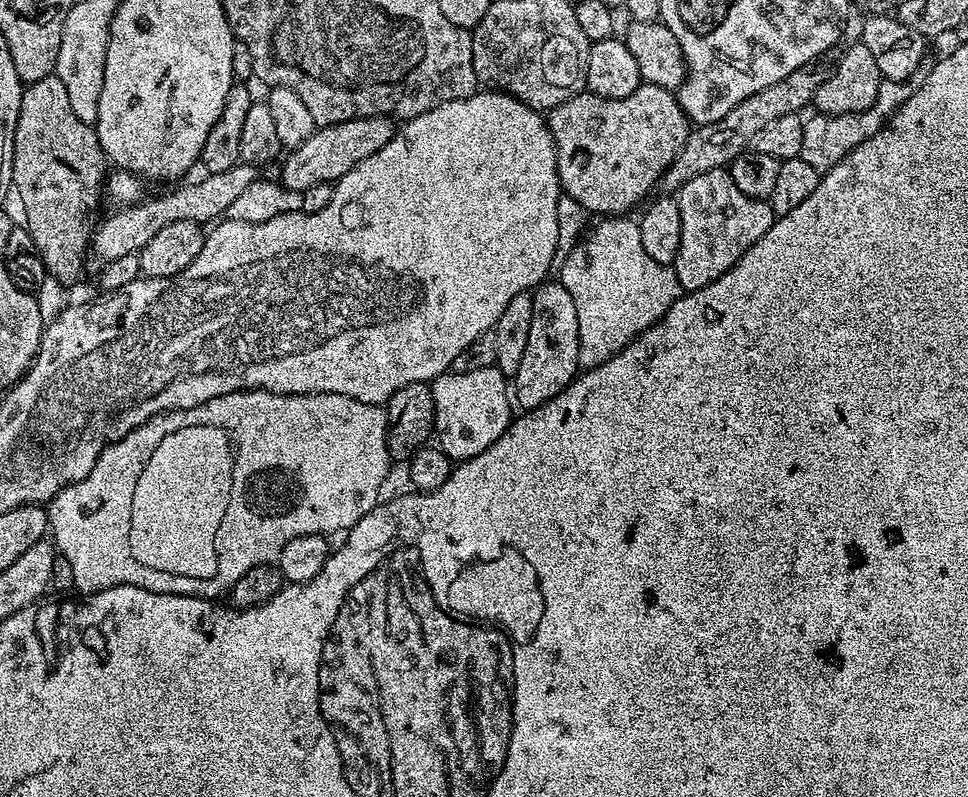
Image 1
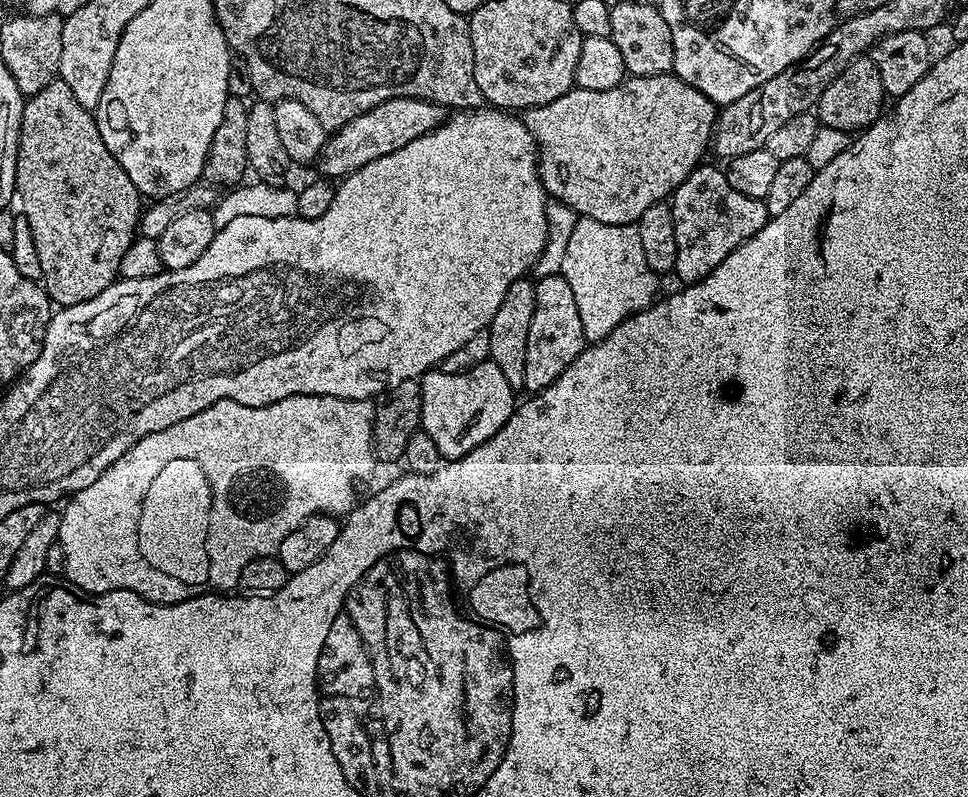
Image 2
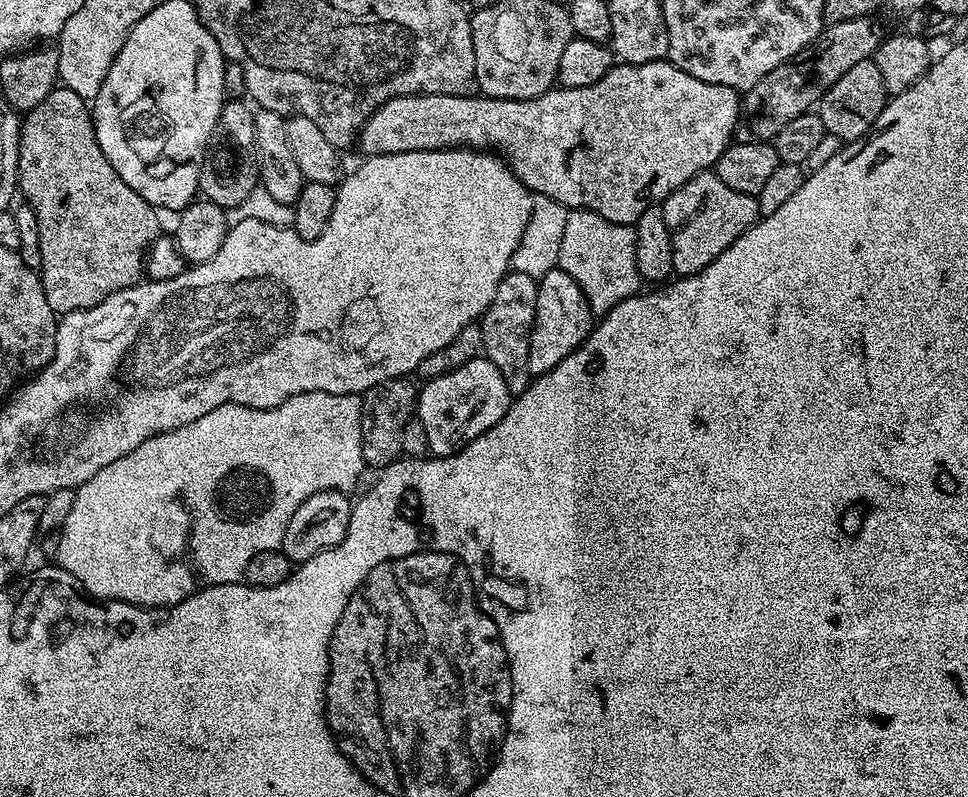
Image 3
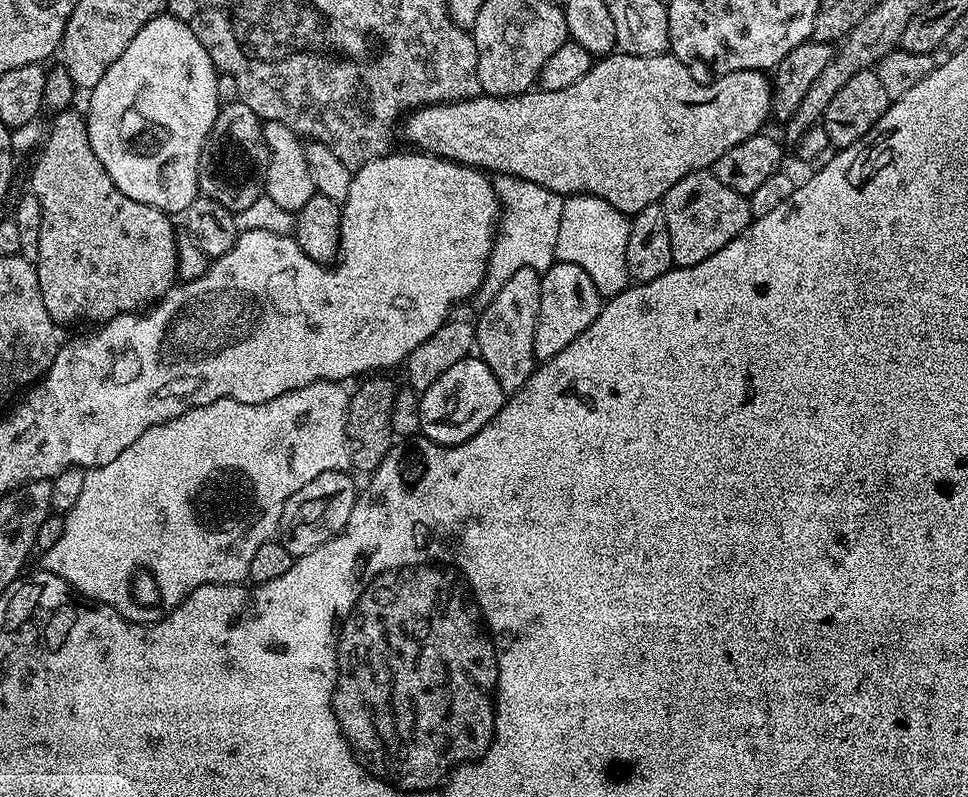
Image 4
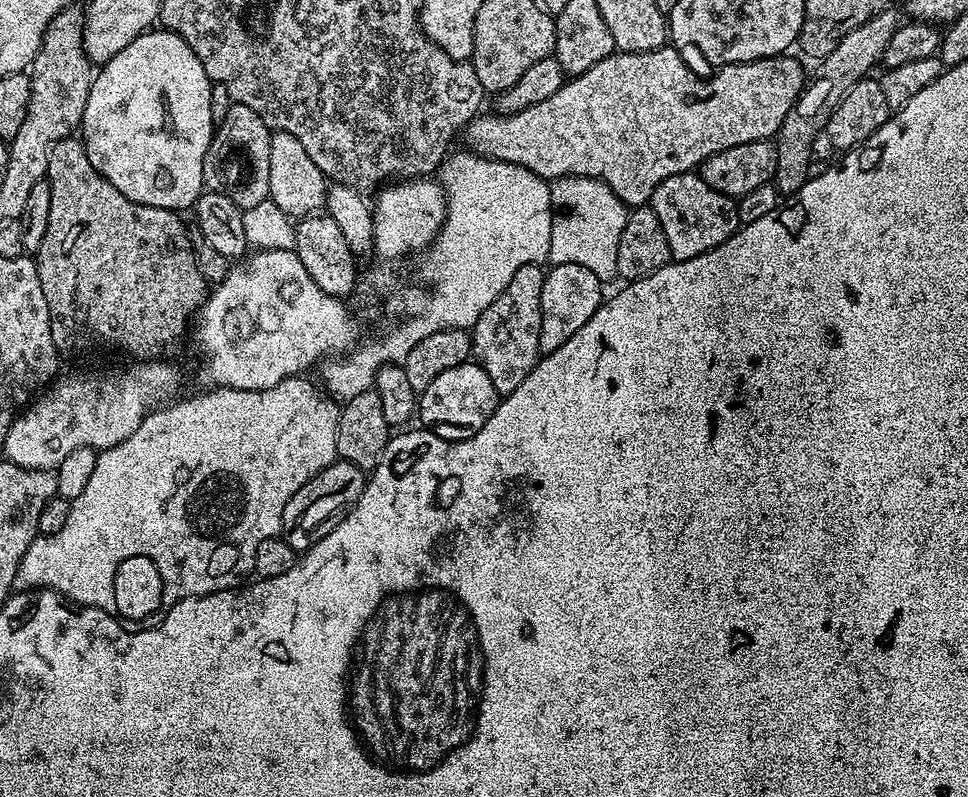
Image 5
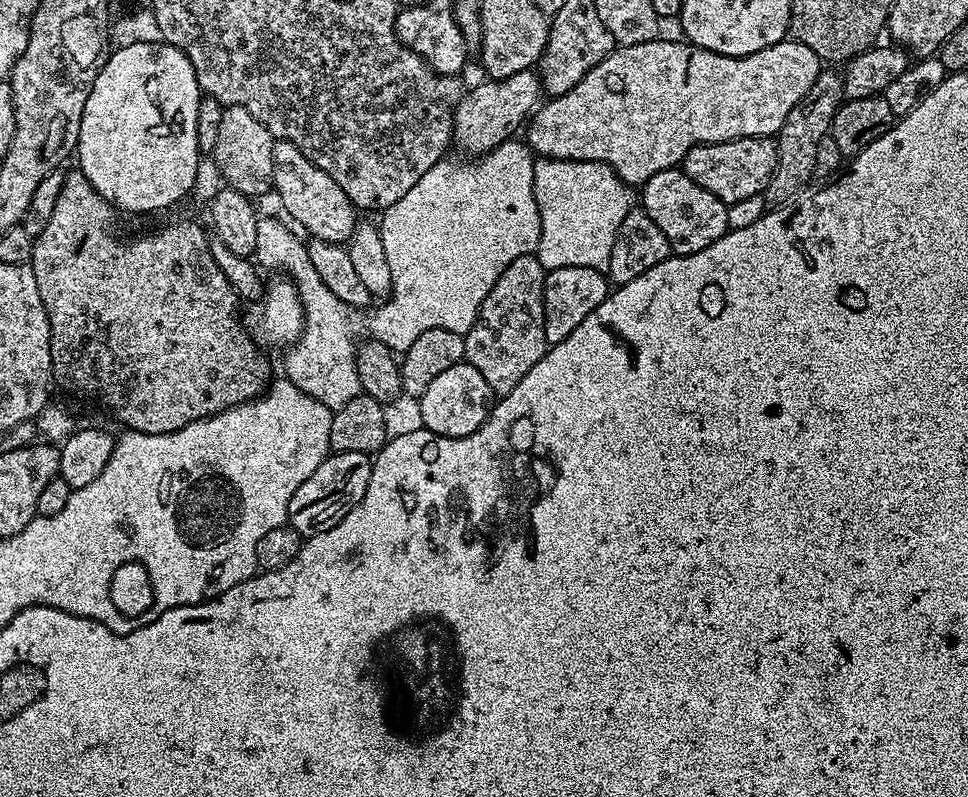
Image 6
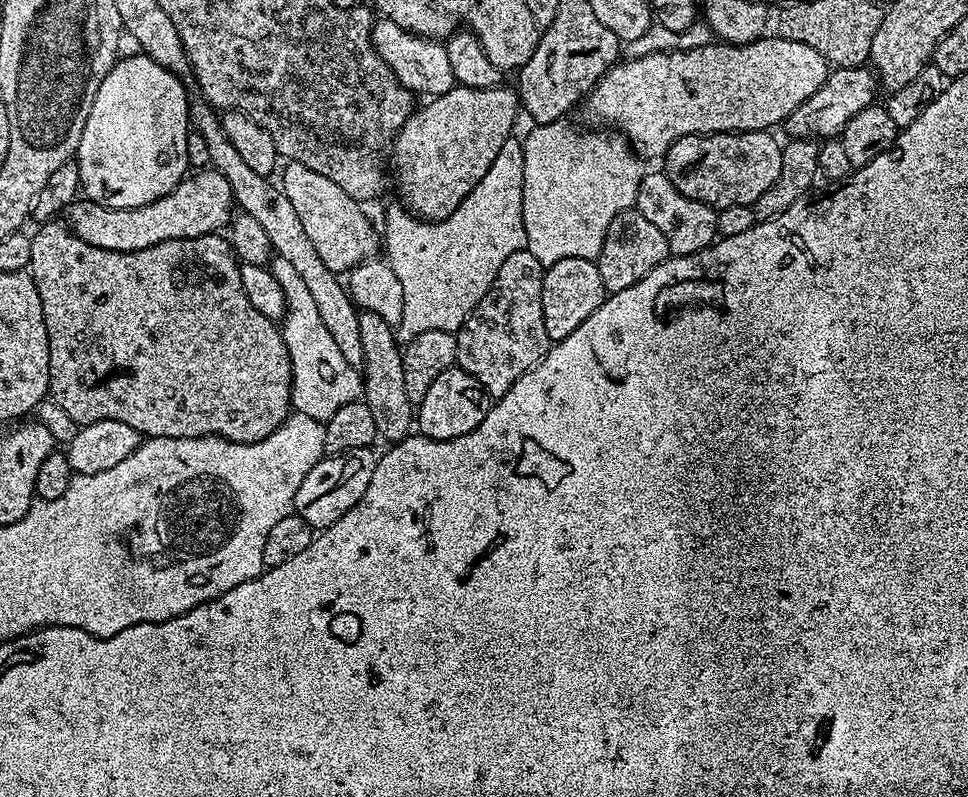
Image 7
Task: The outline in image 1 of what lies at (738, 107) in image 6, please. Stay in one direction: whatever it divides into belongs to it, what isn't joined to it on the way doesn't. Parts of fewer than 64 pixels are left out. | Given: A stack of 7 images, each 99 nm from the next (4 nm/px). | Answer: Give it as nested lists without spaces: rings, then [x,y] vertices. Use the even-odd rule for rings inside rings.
[[[641,83],[626,98],[602,98],[593,92],[576,93],[546,116],[556,143],[556,169],[563,195],[574,198],[600,218],[628,214],[653,187],[682,150],[690,121],[670,88]],[[392,116],[353,118],[341,124],[317,128],[310,138],[306,138],[306,142],[302,142],[302,146],[291,149],[283,157],[279,165],[279,183],[295,192],[304,193],[310,190],[310,186],[318,186],[318,182],[332,184],[341,180],[347,172],[354,170],[354,166],[358,166],[358,162],[370,158],[370,154],[378,154],[378,150],[382,150],[382,146],[386,146],[386,142],[396,136],[396,129]]]

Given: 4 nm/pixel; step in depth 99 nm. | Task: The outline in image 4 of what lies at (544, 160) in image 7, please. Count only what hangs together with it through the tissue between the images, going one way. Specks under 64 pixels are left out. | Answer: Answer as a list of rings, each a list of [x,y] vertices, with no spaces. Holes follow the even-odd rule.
[[[573,194],[562,206],[562,222],[558,222],[556,260],[574,262],[590,274],[590,282],[600,291],[601,297],[611,298],[629,287],[626,270],[626,238],[630,238],[630,220],[610,202],[600,196]]]

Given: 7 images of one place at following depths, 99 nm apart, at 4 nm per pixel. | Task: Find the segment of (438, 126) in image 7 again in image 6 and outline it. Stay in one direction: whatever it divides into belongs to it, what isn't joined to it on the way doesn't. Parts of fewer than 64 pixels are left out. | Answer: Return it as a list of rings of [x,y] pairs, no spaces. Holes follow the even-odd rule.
[[[529,70],[519,72],[510,78],[502,78],[501,80],[481,79],[481,84],[477,88],[469,87],[464,93],[464,97],[458,102],[456,107],[456,115],[454,117],[454,144],[460,147],[462,151],[469,152],[469,157],[479,158],[485,152],[494,150],[502,142],[513,139],[517,135],[516,132],[525,127],[526,121],[536,111],[542,100],[542,89],[540,86],[539,75],[535,71]]]

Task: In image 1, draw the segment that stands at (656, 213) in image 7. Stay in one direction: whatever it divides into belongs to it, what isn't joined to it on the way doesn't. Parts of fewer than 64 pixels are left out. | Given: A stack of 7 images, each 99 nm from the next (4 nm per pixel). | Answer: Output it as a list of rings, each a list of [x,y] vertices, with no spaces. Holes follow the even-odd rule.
[[[715,168],[690,178],[680,187],[676,196],[678,210],[682,214],[682,242],[676,255],[676,277],[684,292],[693,292],[726,274],[770,230],[776,220],[768,200],[750,198],[734,186],[727,170]]]

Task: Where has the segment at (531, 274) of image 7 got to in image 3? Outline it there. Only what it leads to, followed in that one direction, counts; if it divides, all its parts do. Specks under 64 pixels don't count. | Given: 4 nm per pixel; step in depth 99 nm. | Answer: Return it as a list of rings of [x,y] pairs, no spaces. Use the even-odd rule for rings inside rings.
[[[510,270],[502,278],[502,282],[498,282],[494,302],[490,302],[490,306],[478,321],[484,343],[483,355],[487,356],[490,362],[494,362],[494,366],[498,366],[498,374],[502,374],[502,379],[506,381],[508,391],[513,397],[525,392],[534,379],[526,362],[526,354],[530,354],[530,334],[537,302],[537,277]]]

